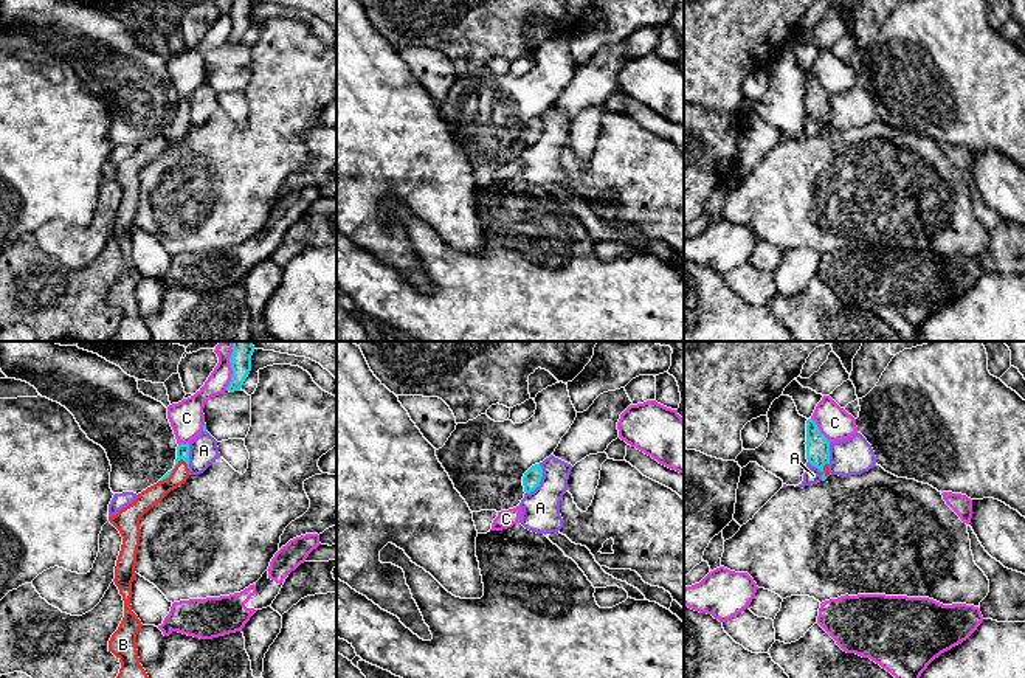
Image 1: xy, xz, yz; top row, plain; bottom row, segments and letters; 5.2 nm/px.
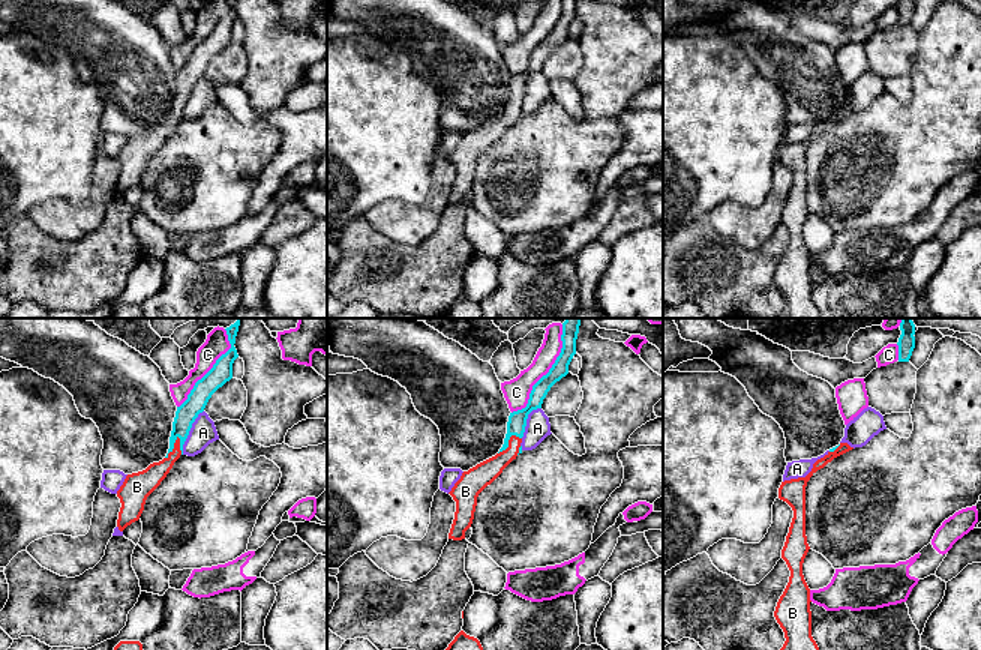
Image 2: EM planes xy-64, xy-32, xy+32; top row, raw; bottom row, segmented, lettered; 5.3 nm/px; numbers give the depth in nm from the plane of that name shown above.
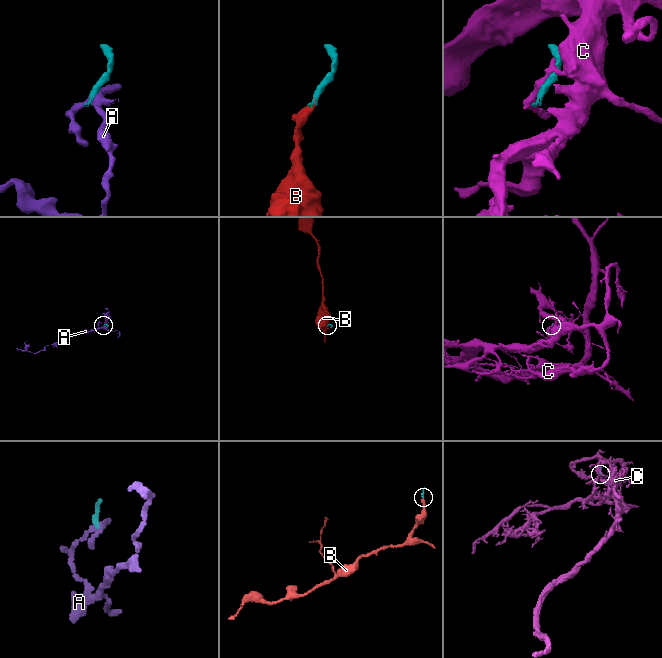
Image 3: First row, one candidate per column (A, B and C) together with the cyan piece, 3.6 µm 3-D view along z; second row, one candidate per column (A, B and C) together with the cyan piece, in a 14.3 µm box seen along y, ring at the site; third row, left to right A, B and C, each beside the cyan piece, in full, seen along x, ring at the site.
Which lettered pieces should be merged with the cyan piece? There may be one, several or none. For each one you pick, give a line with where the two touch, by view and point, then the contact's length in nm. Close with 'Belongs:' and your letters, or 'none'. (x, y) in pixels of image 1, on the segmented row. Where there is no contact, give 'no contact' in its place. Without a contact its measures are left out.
B: xy (174, 467) | 180 nm
Belongs: B

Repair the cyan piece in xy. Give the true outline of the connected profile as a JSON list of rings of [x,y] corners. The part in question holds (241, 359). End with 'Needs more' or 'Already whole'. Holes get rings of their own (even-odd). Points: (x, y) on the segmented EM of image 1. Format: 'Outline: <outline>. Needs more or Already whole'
Outline: [[[233,341],[233,354],[230,358],[233,375],[226,391],[240,391],[245,379],[251,371],[251,355],[254,352],[253,341]]]. Already whole

